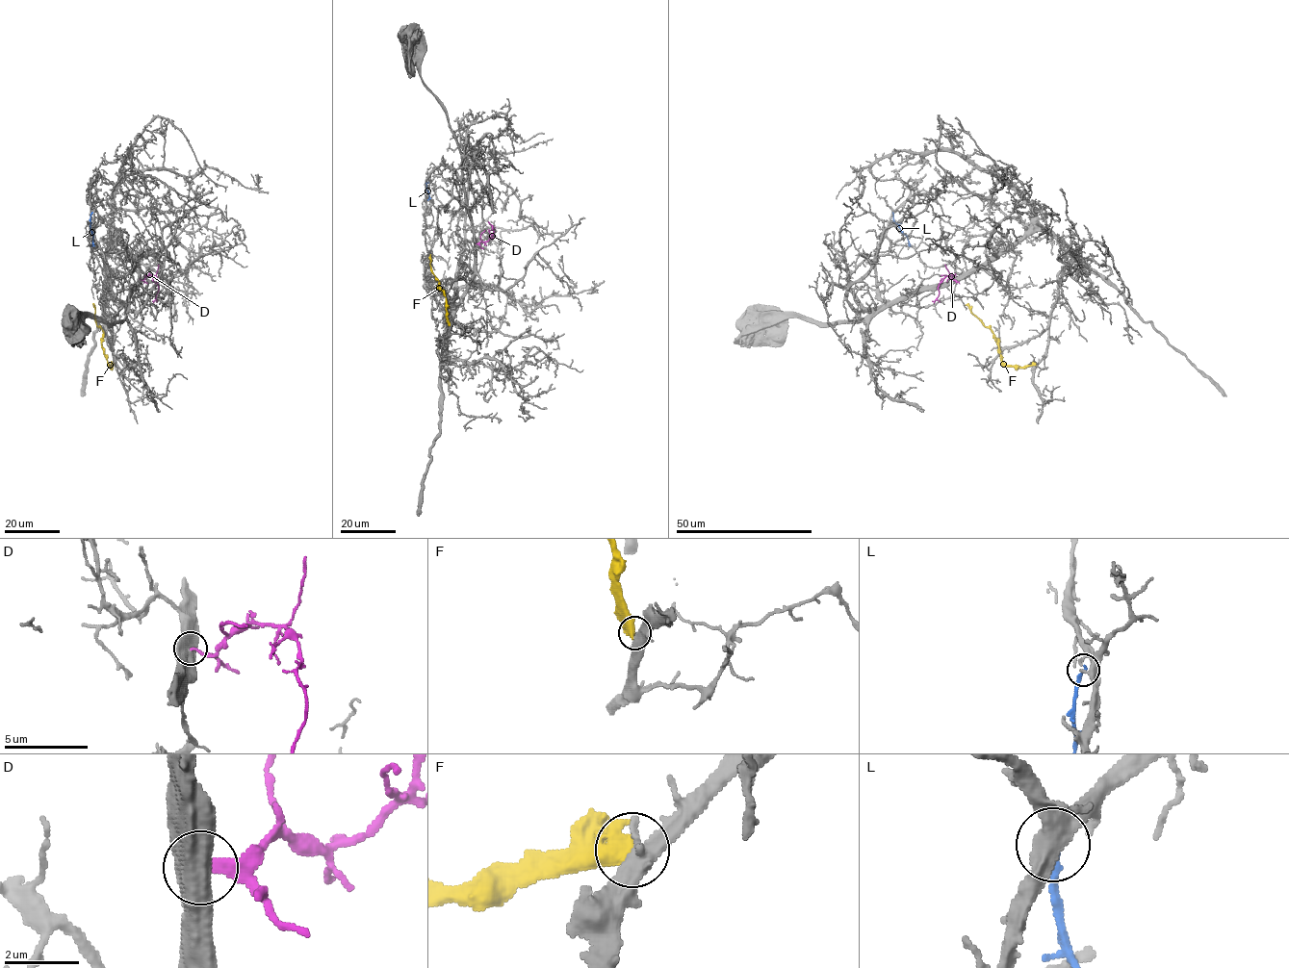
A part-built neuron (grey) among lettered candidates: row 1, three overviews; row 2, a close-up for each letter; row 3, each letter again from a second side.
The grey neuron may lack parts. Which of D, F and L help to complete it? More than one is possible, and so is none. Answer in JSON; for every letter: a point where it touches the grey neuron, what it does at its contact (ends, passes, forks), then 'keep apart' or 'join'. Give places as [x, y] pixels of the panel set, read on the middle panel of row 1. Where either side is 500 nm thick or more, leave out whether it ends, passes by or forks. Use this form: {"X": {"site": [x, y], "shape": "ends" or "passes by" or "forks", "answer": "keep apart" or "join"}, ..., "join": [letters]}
{"D": {"site": [476, 243], "answer": "join"}, "F": {"site": [450, 325], "answer": "keep apart"}, "L": {"site": [427, 182], "shape": "ends", "answer": "keep apart"}, "join": ["D"]}

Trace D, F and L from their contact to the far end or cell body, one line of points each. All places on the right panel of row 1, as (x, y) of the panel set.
D: (954, 279), (952, 275), (944, 278), (938, 286), (938, 297), (932, 300)
F: (1035, 364), (1007, 367), (1002, 361), (996, 338), (965, 305)
L: (892, 213), (894, 221), (911, 246)

